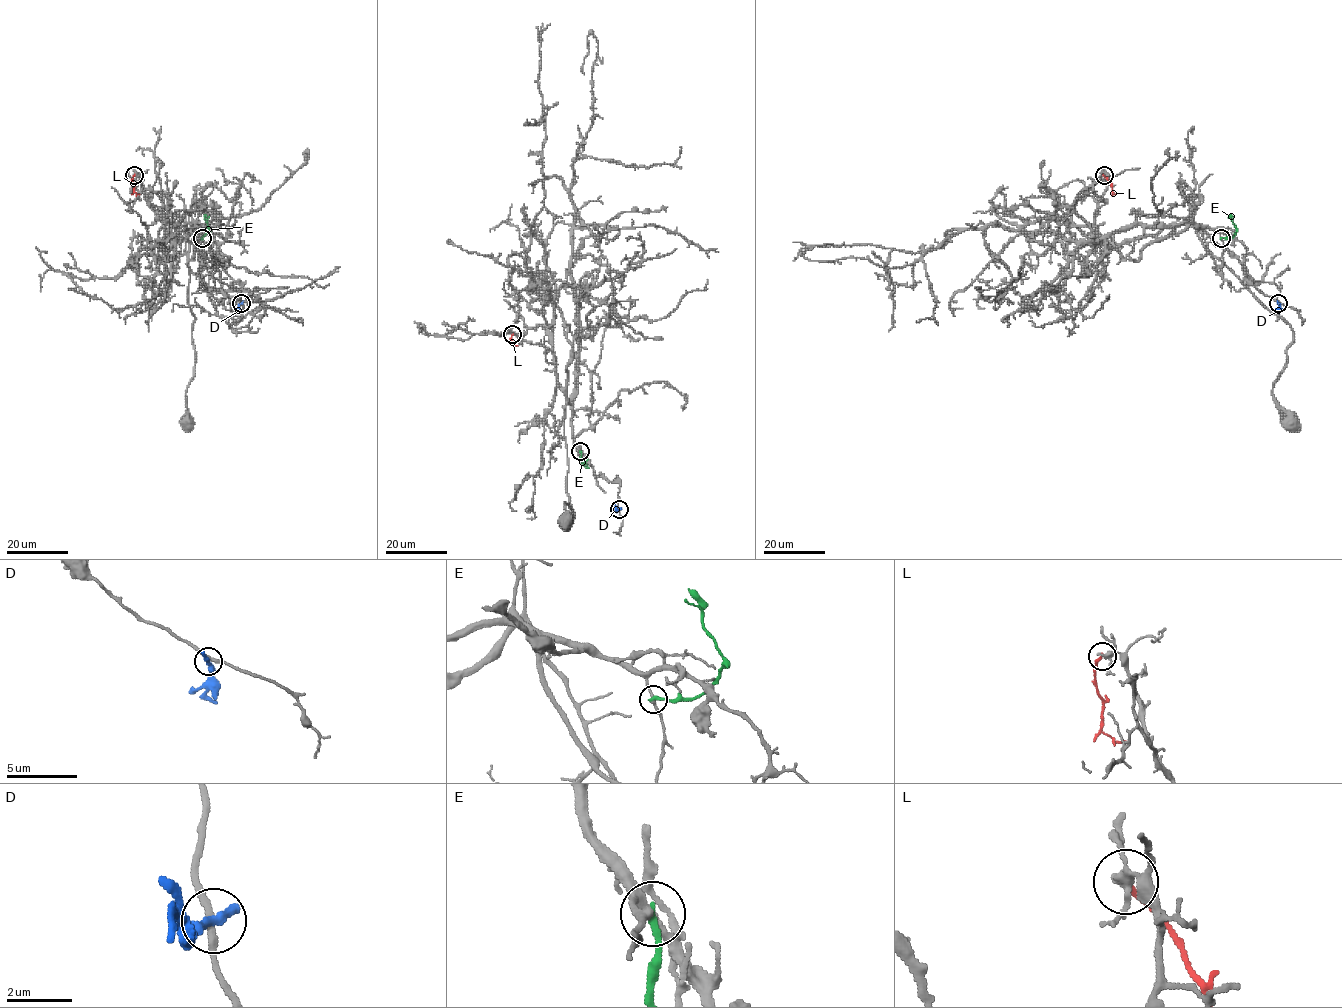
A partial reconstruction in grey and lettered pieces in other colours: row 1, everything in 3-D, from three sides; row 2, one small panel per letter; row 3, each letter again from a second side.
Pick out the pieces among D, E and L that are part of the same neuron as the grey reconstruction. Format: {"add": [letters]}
{"add": []}

